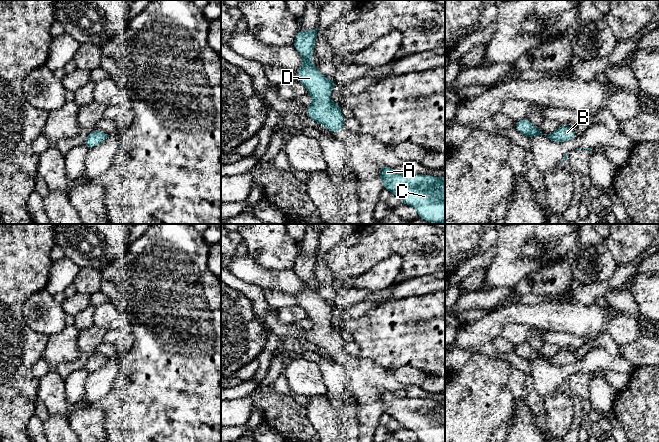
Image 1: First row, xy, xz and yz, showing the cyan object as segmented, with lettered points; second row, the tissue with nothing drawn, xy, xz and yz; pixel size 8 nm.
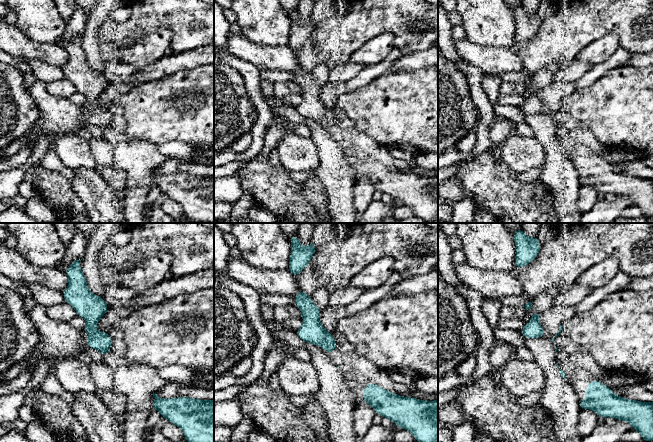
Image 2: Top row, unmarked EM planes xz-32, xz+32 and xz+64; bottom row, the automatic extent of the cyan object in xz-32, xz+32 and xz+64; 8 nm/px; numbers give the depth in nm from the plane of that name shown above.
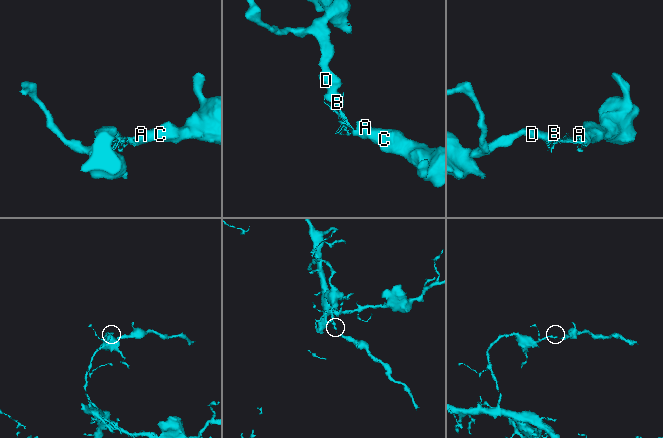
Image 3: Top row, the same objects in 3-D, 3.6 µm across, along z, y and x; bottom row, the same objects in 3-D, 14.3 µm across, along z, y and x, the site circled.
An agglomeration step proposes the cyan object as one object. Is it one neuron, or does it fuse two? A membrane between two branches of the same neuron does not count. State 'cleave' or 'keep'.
cleave

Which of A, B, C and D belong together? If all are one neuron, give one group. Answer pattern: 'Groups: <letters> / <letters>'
Groups: A C / B D

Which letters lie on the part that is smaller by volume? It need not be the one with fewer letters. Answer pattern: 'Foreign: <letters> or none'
Foreign: A, C

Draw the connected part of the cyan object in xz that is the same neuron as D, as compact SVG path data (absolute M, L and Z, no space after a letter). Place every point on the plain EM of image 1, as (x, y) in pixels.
M317 251L313 254L298 254L293 271L303 281L303 288L296 297L298 305L307 312L307 317L313 322L313 326L307 330L307 340L332 357L337 357L344 351L344 340L340 333L331 327L330 322L331 314L337 306L335 303L327 303L312 288L316 262Z

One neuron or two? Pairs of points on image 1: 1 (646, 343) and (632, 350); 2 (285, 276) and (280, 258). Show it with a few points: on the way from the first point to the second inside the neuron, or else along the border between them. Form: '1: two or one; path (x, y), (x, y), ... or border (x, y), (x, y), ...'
1: one; path (643, 345), (635, 350)
2: two; border (260, 265), (265, 268), (292, 270)

